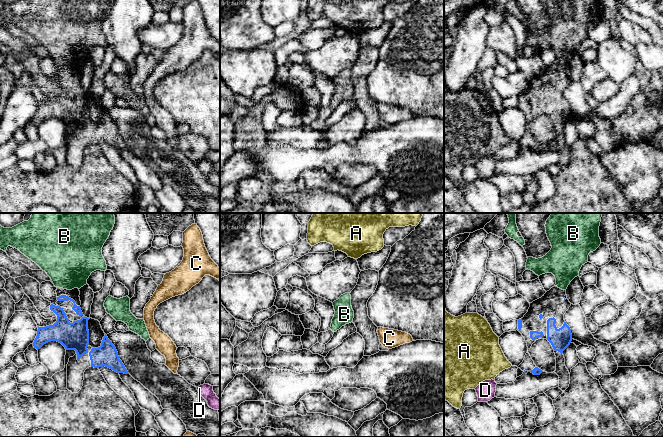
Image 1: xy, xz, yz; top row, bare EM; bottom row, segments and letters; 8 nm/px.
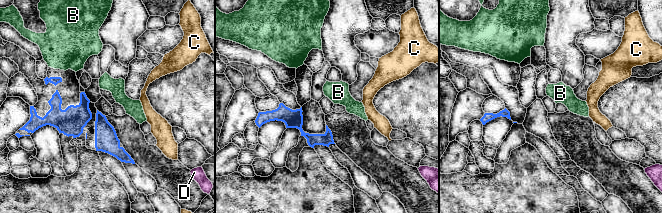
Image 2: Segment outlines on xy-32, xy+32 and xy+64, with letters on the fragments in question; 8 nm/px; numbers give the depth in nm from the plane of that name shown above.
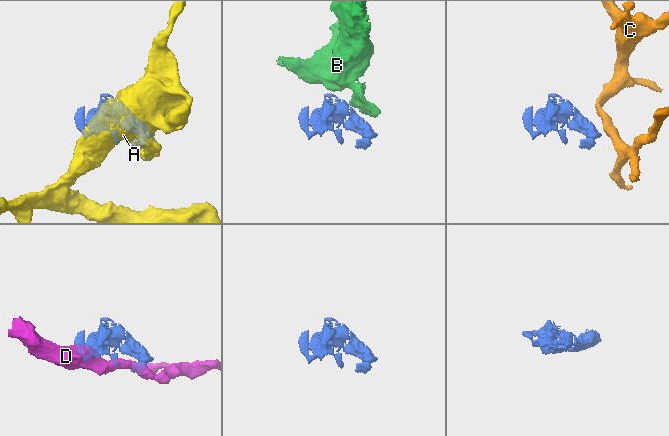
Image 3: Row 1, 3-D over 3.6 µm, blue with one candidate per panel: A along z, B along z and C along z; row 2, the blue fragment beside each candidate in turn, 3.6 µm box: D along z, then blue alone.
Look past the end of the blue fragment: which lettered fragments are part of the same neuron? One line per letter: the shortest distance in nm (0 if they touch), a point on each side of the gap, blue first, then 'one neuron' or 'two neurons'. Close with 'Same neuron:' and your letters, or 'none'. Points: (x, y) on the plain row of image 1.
A: gap 110 nm; span yz (524, 146), (511, 141); two neurons
B: gap 50 nm; span xy (65, 71), (67, 65); one neuron
C: gap 280 nm; span xy (117, 128), (150, 113); two neurons
D: gap 240 nm; span yz (524, 146), (496, 159); two neurons
Same neuron: B

